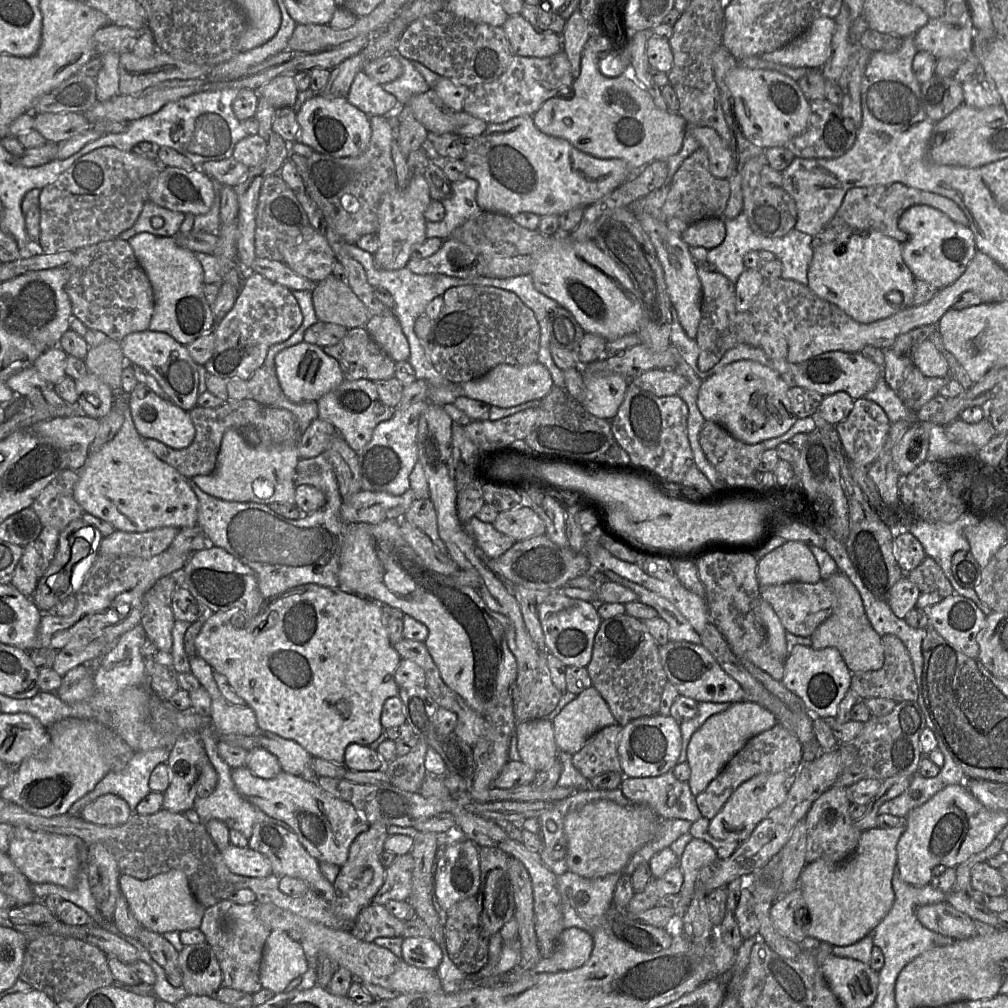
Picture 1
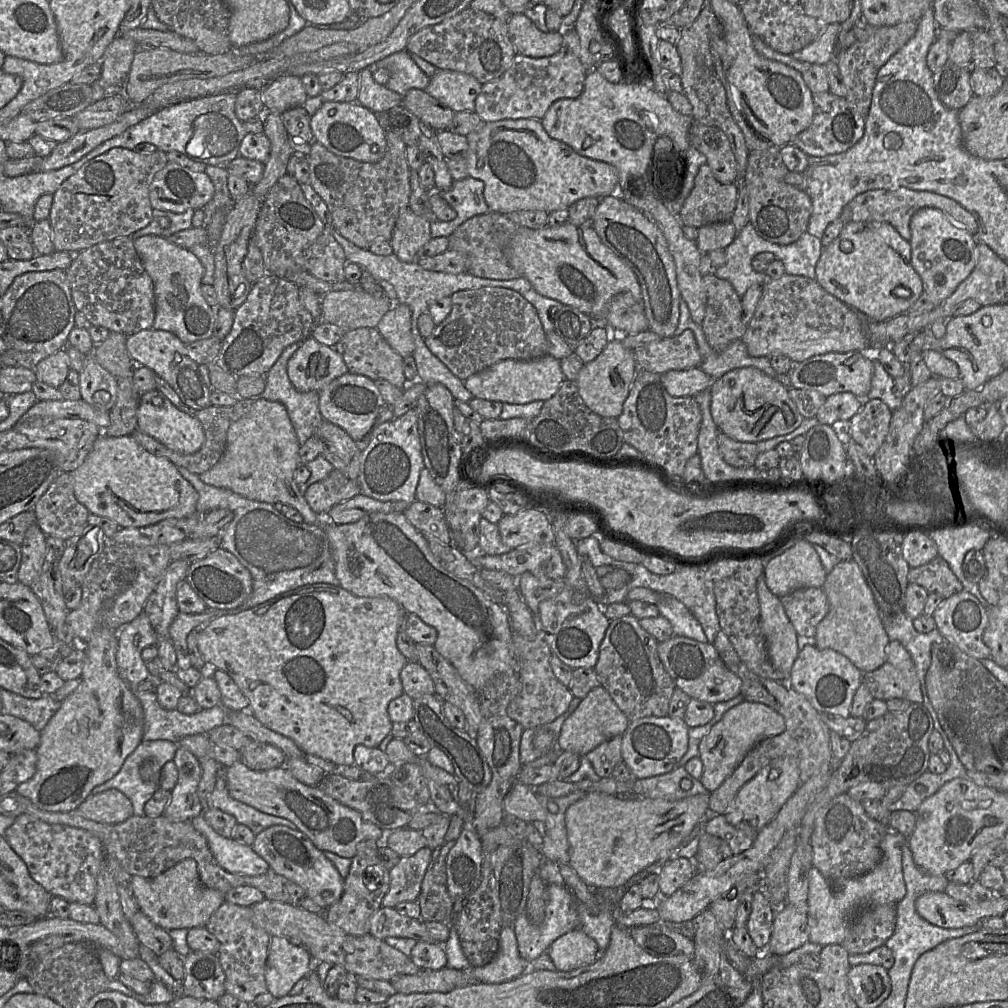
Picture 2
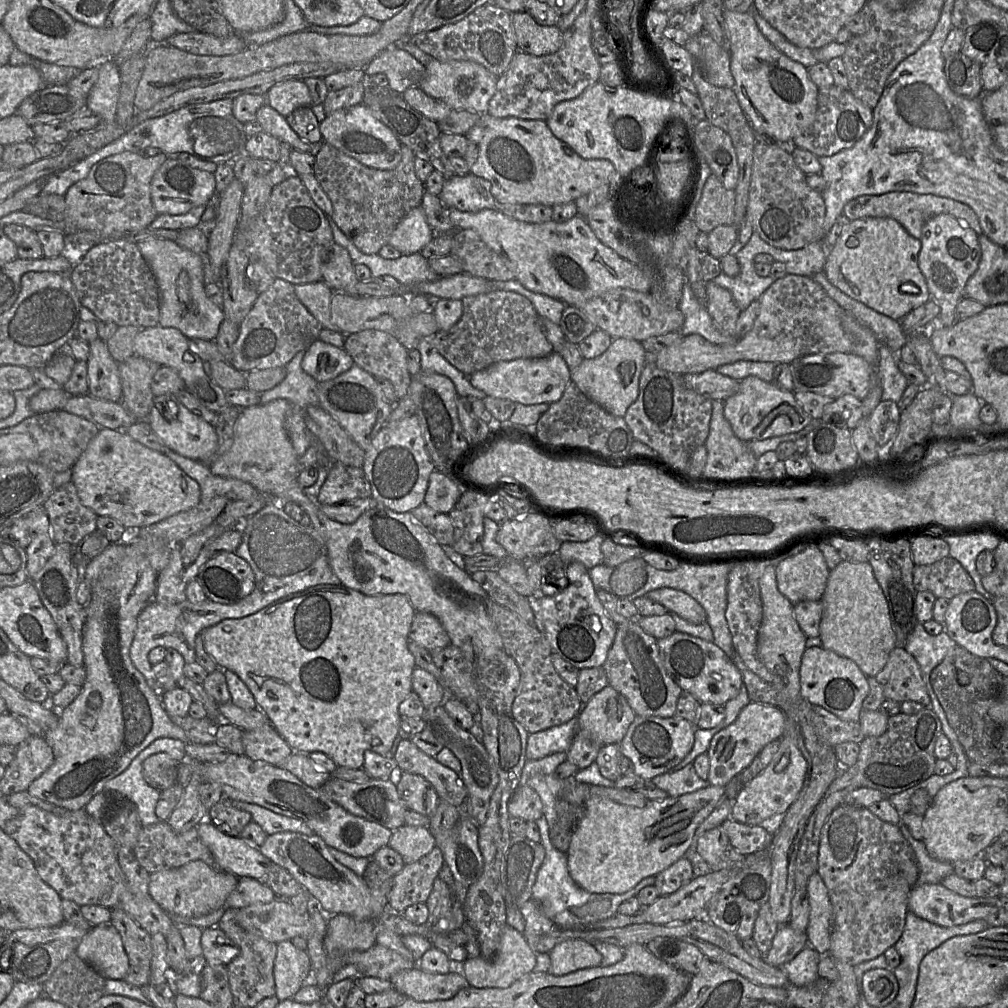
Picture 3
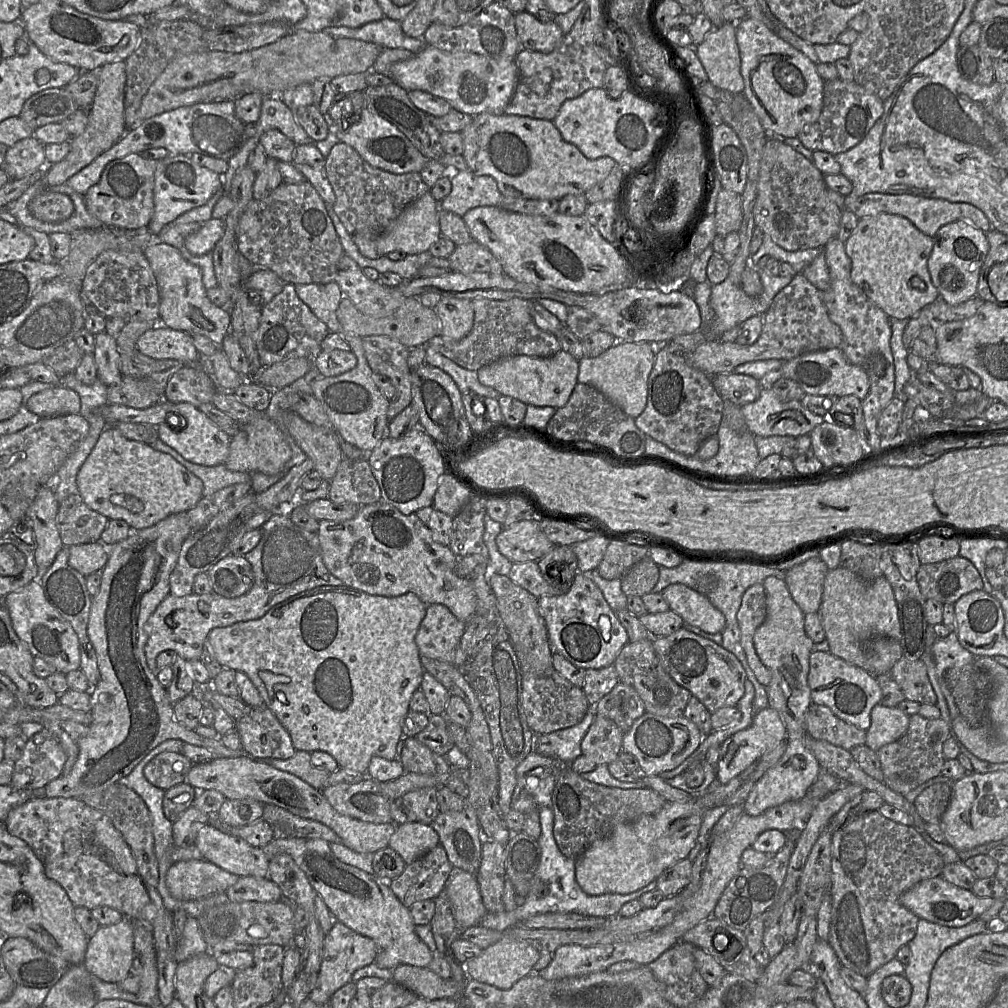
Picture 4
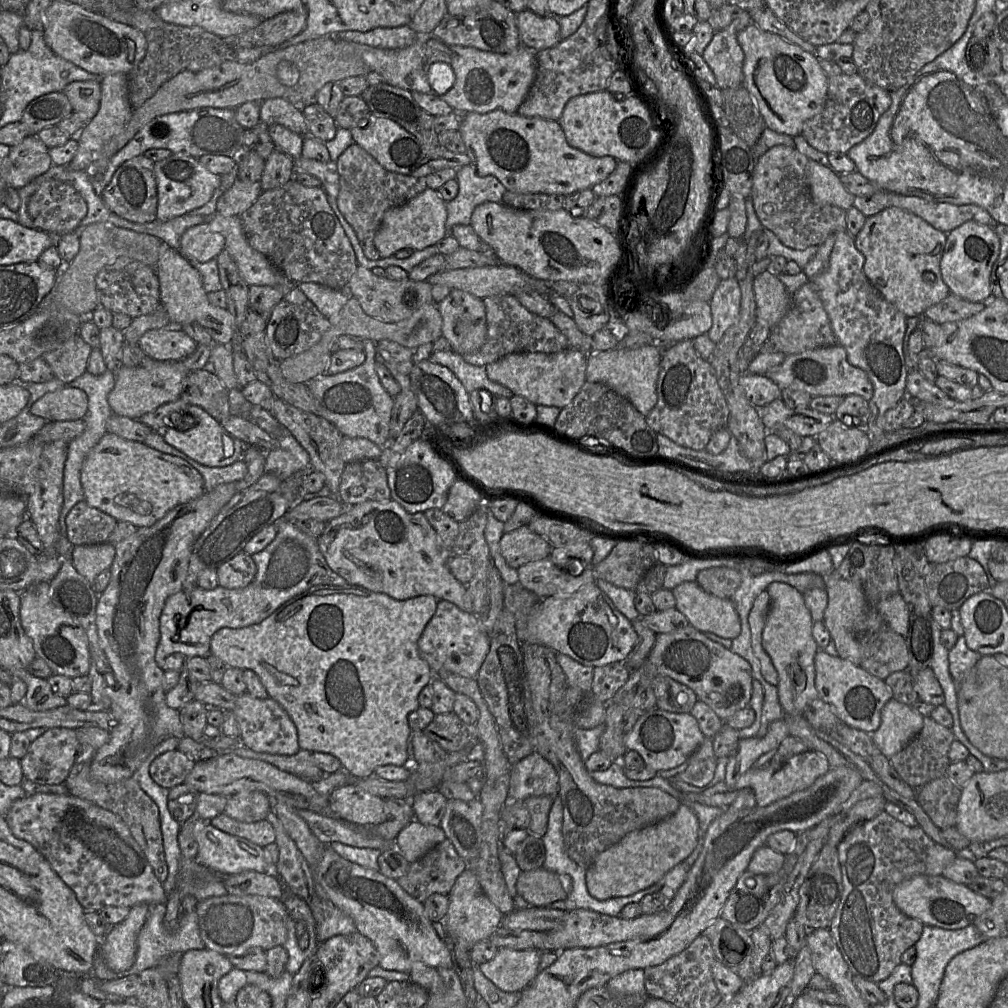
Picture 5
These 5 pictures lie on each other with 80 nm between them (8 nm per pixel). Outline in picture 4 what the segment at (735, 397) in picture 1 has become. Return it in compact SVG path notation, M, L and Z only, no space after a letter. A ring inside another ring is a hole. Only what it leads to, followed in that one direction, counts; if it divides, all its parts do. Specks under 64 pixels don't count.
M768 385L758 399L740 406L749 431L754 436L793 436L810 434L825 421L805 408L800 401L782 401Z

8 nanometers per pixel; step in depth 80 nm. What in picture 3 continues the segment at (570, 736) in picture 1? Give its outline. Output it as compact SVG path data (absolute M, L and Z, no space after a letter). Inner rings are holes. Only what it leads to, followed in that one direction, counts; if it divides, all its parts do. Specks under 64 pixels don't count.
M610 685L597 692L580 711L578 718L578 733L588 737L599 745L620 743L636 717L635 712L626 698Z

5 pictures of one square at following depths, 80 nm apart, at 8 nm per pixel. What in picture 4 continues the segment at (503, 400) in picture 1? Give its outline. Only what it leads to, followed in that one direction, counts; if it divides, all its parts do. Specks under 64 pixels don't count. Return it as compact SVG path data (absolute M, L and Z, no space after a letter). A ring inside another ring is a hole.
M565 351L552 357L515 355L503 357L477 370L479 381L494 388L503 396L520 400L526 405L538 407L564 407L578 383L579 360Z

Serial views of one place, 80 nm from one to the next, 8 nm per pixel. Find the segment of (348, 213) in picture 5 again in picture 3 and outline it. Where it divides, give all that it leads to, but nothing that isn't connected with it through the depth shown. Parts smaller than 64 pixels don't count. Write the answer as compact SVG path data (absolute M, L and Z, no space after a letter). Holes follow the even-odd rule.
M322 142L315 155L314 176L332 202L335 223L361 252L378 254L401 219L420 206L426 188L416 176L414 158L413 151L402 145L399 164L392 170L380 170L365 166Z

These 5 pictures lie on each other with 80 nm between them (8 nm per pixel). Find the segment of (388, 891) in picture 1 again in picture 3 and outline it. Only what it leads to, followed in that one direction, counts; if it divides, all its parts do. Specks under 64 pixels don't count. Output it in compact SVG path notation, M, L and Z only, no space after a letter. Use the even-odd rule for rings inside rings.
M436 846L416 862L405 864L401 872L393 876L388 906L397 913L416 903L425 903L431 894L433 883L445 861Z

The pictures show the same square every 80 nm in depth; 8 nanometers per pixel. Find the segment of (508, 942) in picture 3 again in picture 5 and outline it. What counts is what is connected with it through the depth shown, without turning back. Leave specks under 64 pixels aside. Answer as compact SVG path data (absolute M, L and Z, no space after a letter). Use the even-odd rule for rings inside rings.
M499 948L497 954L479 966L481 972L504 992L522 992L539 973L542 952Z

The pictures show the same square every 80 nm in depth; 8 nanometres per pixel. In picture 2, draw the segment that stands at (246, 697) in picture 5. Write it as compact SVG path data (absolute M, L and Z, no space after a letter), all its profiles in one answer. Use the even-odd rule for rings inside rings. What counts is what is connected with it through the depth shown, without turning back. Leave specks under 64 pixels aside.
M251 739L241 750L241 757L246 766L255 771L283 767L287 759L278 747Z

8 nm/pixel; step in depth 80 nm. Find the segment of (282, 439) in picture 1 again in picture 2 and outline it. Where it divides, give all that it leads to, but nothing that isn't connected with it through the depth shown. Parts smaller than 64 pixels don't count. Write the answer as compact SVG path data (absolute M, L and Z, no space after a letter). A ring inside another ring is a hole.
M254 398L241 399L231 406L208 406L204 409L198 410L195 413L195 417L201 423L205 432L205 442L203 446L194 454L181 454L173 451L154 439L153 437L136 429L131 435L132 437L148 452L165 457L171 461L176 467L183 467L191 473L200 475L205 471L211 469L222 457L226 444L227 444L227 432L230 426L238 421L243 415L245 415L252 407L256 400Z

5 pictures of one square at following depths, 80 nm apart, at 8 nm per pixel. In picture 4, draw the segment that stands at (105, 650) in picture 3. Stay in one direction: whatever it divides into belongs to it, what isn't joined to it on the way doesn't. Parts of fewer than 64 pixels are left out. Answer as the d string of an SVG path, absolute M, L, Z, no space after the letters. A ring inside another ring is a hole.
M186 512L172 514L156 525L133 531L130 536L109 548L109 559L101 570L99 592L92 598L87 633L97 656L100 679L91 689L92 722L88 734L79 743L79 753L69 773L62 773L48 783L44 795L48 798L74 798L83 800L100 793L129 775L139 762L155 747L169 739L205 747L217 757L236 757L245 754L225 747L219 738L205 738L194 730L186 728L174 714L166 688L159 682L146 660L145 646L150 634L150 616L159 604L170 594L170 575L176 566L181 546L192 533Z

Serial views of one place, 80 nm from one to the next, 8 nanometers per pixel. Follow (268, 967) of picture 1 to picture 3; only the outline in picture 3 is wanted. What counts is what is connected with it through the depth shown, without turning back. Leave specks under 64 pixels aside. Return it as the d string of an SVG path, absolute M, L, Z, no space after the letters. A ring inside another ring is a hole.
M291 941L277 943L273 975L275 996L280 1000L293 999L297 991L310 980L310 957Z

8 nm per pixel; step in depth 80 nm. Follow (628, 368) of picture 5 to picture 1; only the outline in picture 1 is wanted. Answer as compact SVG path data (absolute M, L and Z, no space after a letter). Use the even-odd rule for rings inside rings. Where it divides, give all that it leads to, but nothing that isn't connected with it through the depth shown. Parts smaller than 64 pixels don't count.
M618 374L585 377L583 406L599 418L613 419L625 398L629 379Z

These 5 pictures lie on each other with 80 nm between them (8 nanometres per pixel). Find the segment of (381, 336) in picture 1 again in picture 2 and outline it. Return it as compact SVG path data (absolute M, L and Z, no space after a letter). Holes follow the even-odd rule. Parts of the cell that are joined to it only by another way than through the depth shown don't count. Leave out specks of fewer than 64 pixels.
M395 303L376 328L403 358L413 355L415 343L411 333L411 309L408 305Z

